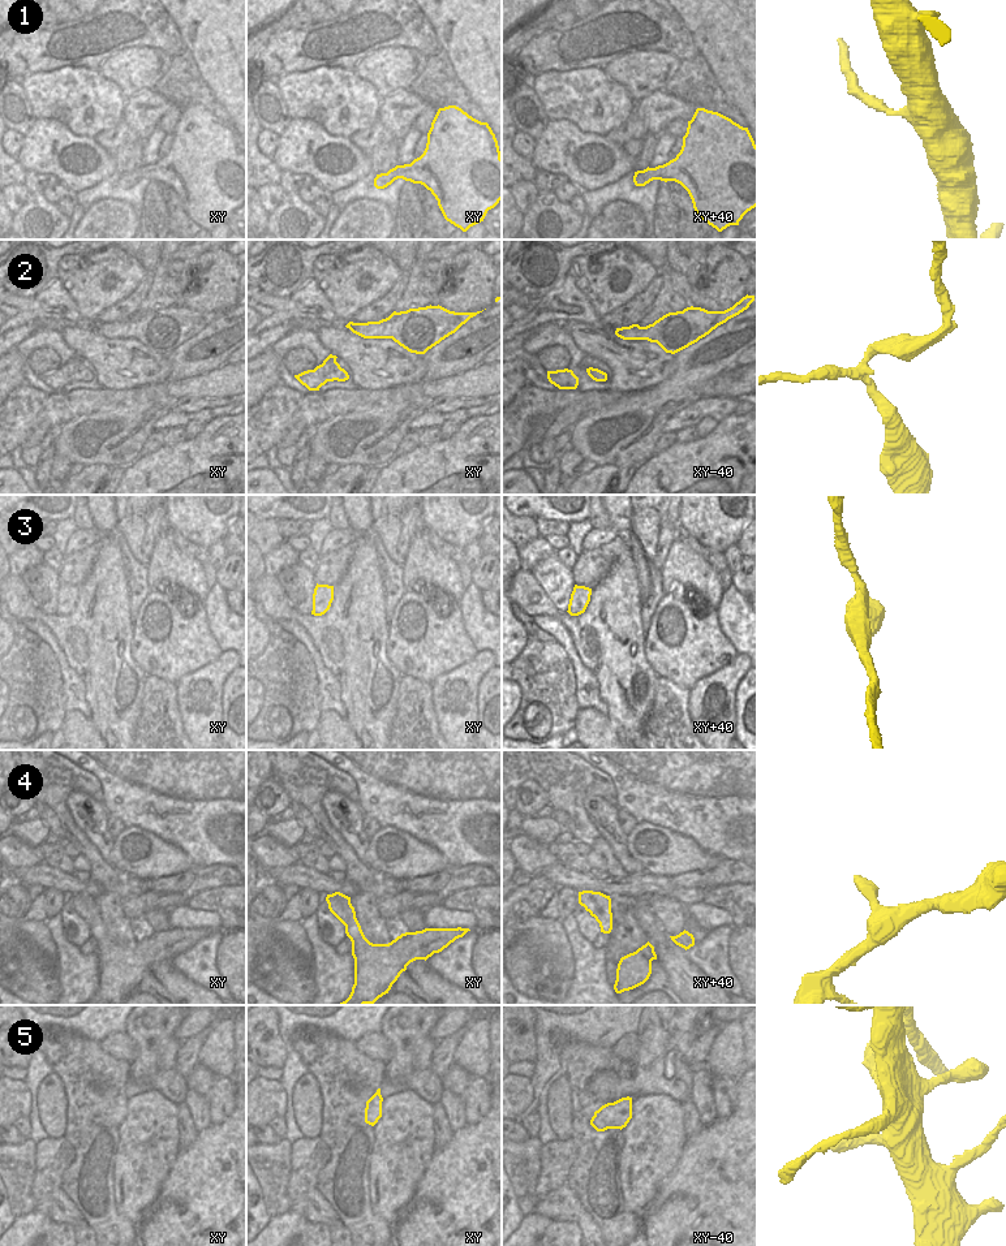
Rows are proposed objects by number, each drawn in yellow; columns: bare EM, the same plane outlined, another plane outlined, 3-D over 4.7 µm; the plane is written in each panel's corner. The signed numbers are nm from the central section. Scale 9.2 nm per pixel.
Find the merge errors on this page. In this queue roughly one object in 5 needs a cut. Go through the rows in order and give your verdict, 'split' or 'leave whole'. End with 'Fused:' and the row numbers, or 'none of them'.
1: split
2: split
3: leave whole
4: leave whole
5: leave whole
Fused: 1, 2

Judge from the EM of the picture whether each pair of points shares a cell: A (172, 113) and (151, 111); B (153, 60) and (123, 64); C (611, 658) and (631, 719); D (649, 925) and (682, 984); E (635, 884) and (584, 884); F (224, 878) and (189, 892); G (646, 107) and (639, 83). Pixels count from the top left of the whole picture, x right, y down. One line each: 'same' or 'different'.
A: different
B: same
C: same
D: same
E: same
F: same
G: different

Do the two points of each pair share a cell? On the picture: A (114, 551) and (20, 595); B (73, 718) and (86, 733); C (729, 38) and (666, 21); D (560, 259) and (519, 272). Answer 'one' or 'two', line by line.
A: one
B: one
C: two
D: one

